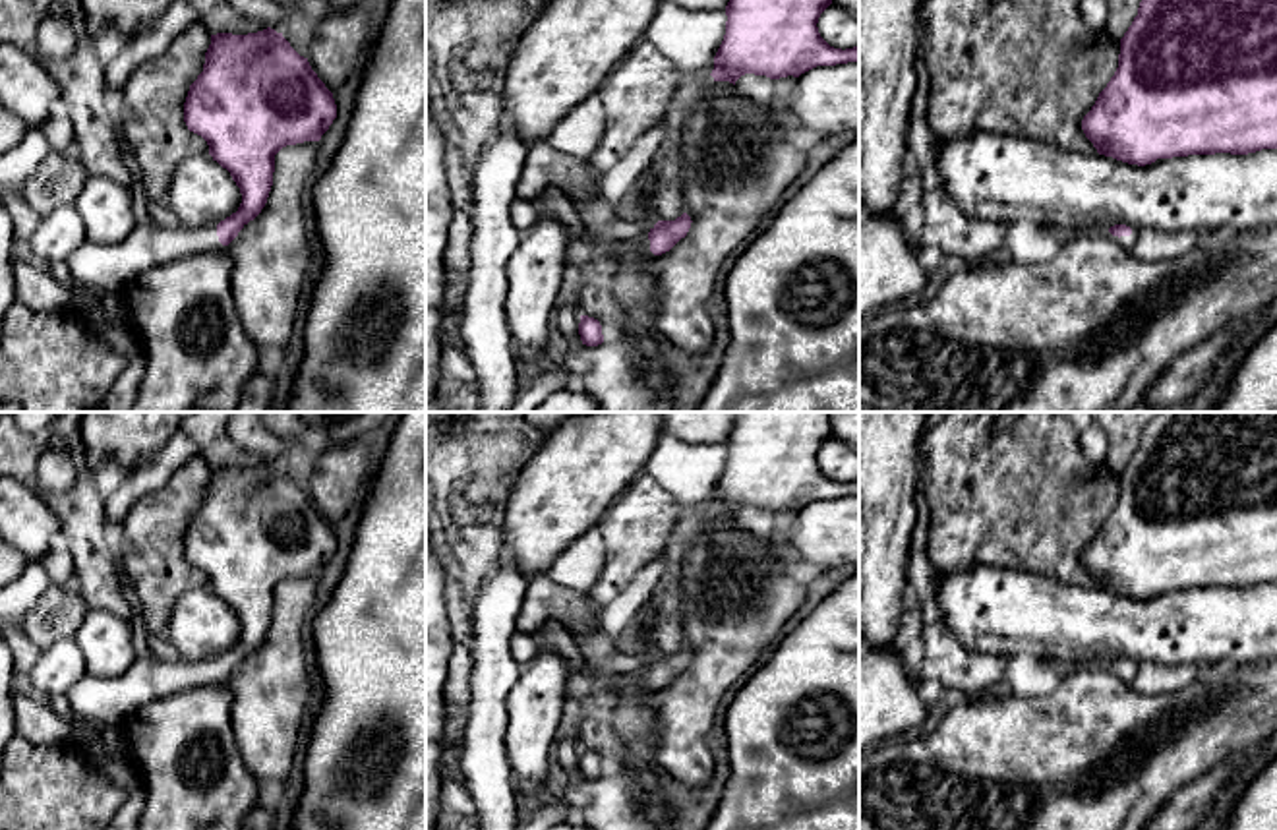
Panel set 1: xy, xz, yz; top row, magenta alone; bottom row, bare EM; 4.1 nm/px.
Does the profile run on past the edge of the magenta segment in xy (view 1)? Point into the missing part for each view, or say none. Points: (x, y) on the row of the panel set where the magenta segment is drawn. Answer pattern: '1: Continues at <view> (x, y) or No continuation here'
1: Continues at xy (111, 267)

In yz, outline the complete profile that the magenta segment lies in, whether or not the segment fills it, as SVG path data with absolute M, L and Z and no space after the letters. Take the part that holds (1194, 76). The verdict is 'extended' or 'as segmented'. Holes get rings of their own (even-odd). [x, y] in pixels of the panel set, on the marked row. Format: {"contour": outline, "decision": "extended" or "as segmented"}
{"contour": "M1142 0L1138 15L1120 39L1118 68L1084 116L1082 130L1099 155L1138 166L1157 159L1277 149L1277 0Z", "decision": "as segmented"}

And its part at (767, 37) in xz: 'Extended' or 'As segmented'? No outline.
As segmented

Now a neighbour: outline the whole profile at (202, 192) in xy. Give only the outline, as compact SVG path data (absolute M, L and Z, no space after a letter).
M209 153L190 155L176 166L164 199L186 228L217 226L240 203L240 188Z

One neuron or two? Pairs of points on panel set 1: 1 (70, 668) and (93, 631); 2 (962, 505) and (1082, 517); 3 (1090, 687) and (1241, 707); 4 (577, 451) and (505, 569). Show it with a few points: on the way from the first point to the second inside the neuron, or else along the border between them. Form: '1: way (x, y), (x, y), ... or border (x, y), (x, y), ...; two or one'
1: border (72, 637), (86, 672); two
2: way (991, 505), (1053, 505); one
3: way (1127, 712), (1204, 712); one
4: border (502, 554), (511, 558), (529, 579); two

